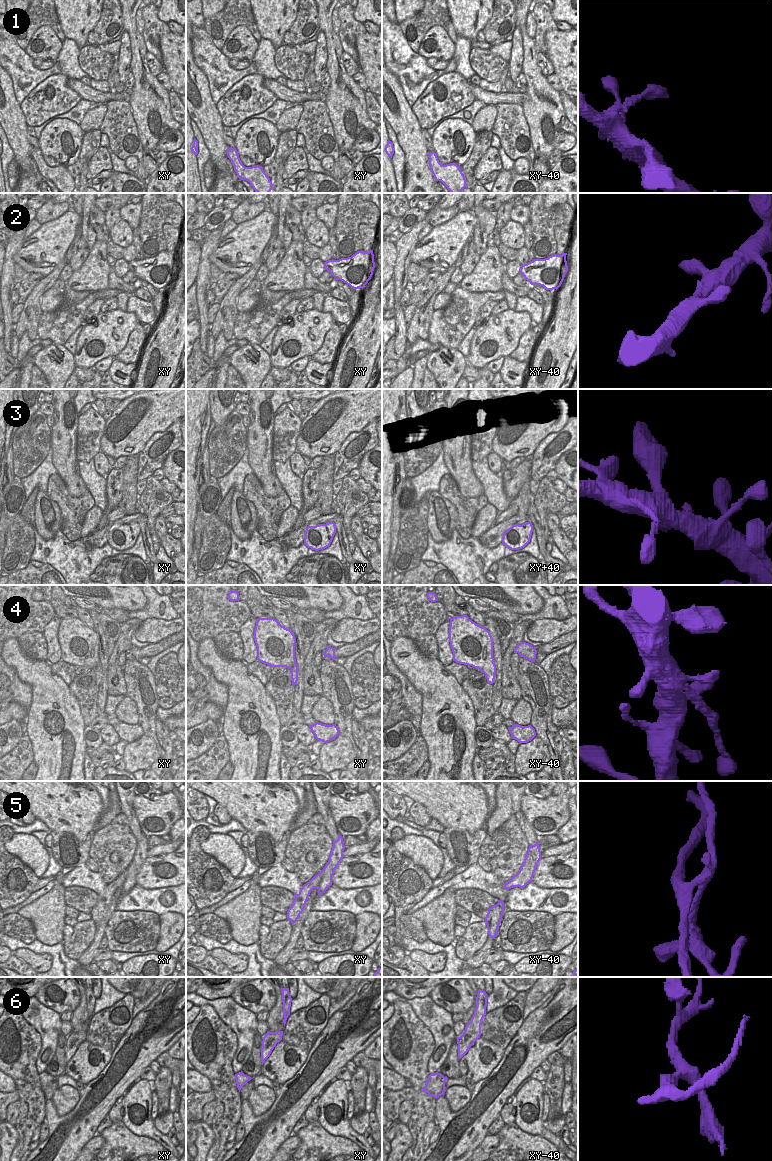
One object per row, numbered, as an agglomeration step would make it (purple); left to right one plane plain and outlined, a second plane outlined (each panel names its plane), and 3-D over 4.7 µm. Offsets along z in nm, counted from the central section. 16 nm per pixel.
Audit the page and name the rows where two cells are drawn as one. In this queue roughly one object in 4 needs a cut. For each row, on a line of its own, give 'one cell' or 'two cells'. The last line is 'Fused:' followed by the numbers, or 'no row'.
1: one cell
2: one cell
3: one cell
4: one cell
5: two cells
6: two cells
Fused: 5, 6

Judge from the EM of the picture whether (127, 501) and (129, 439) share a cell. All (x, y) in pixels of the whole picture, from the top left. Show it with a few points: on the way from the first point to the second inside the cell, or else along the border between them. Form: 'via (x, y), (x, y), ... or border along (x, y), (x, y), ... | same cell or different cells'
border along (137, 454), (127, 457) | different cells

